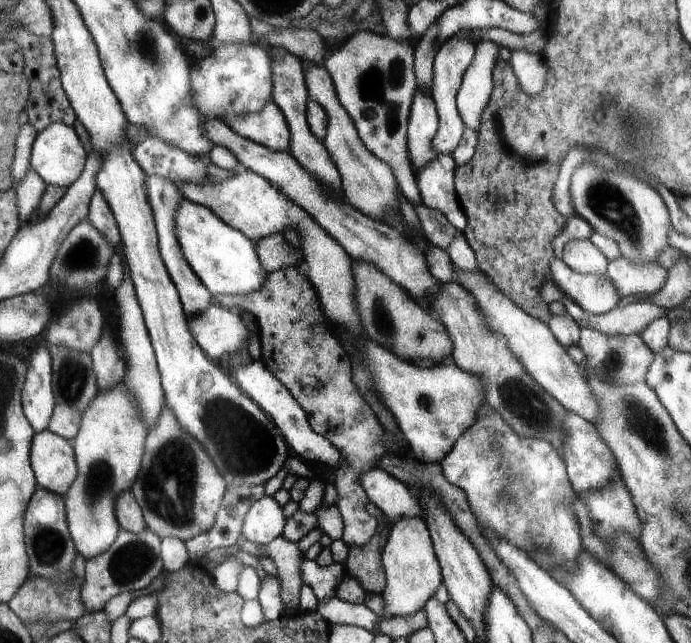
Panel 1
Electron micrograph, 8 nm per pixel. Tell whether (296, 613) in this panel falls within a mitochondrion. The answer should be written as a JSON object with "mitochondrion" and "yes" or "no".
{"mitochondrion":"no"}

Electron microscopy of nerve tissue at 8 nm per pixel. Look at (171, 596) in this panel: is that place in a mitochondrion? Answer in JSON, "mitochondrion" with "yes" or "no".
{"mitochondrion":"no"}

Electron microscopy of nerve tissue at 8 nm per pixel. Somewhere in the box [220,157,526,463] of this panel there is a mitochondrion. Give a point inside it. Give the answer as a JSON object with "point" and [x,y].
{"point":[378,312]}

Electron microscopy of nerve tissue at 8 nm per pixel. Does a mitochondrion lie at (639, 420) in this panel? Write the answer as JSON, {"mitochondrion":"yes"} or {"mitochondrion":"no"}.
{"mitochondrion":"yes"}

